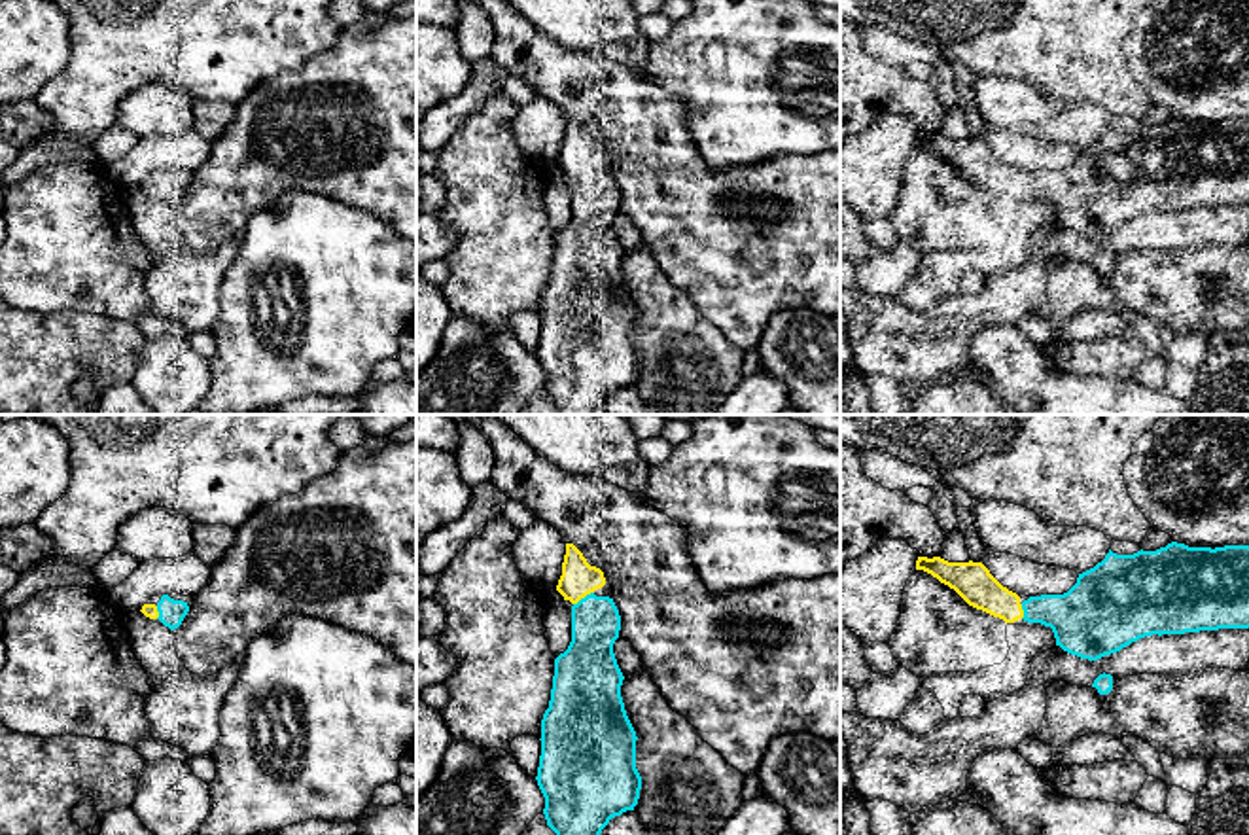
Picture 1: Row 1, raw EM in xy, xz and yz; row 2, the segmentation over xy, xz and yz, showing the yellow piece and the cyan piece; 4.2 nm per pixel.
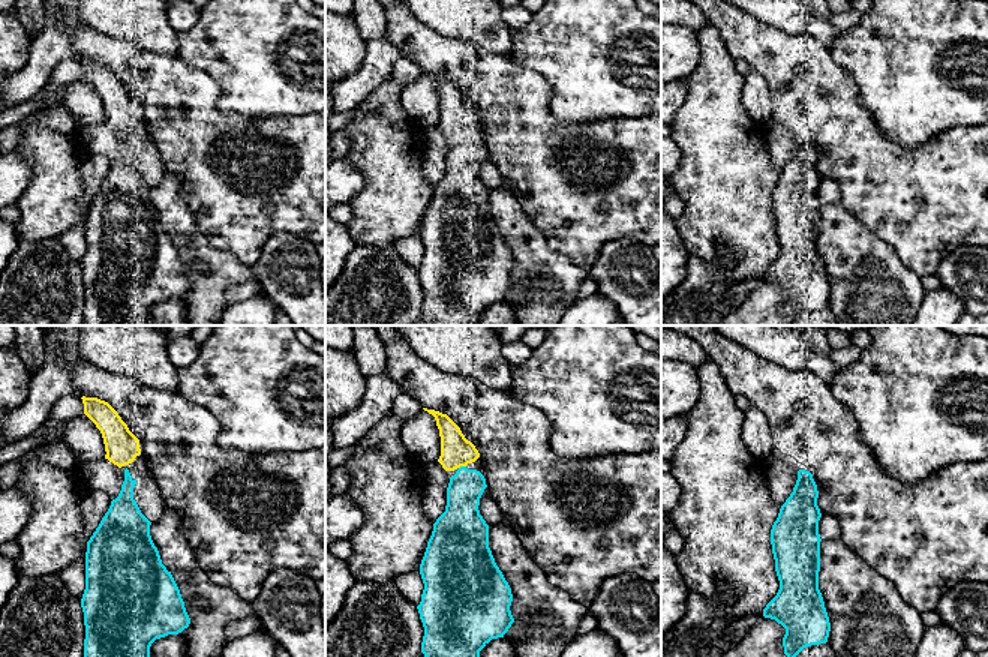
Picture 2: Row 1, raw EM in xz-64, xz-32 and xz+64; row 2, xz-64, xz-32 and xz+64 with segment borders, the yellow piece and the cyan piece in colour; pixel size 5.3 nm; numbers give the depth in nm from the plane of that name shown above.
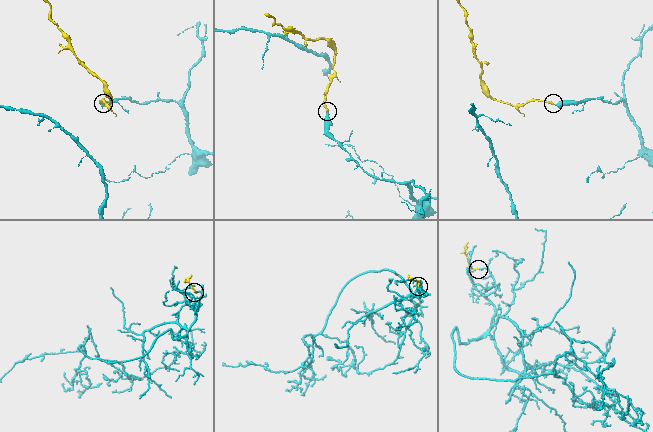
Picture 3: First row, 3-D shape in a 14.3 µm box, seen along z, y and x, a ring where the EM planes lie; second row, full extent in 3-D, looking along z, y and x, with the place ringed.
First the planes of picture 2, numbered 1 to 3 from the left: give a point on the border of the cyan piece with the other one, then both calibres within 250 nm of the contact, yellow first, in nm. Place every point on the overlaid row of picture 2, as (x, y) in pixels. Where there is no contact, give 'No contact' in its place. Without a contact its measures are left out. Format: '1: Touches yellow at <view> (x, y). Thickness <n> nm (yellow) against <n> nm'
1: No contact
2: Touches yellow at xz-32 (462, 465). Thickness 170 nm (yellow) against 190 nm
3: No contact

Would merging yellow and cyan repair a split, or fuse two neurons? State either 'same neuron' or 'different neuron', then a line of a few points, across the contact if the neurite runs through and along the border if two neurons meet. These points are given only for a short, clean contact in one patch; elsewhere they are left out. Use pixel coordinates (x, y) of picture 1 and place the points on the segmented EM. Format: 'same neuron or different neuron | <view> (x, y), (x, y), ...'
same neuron

